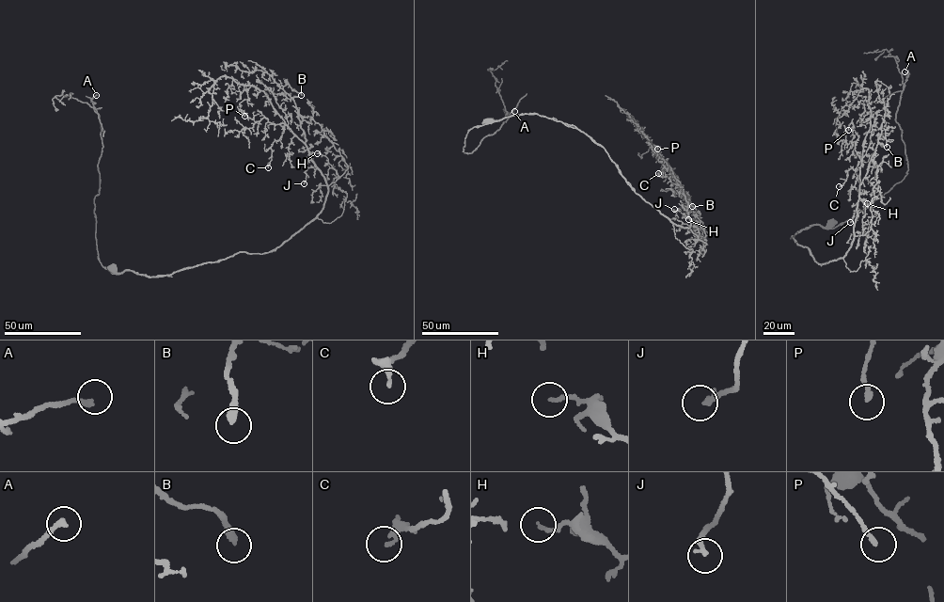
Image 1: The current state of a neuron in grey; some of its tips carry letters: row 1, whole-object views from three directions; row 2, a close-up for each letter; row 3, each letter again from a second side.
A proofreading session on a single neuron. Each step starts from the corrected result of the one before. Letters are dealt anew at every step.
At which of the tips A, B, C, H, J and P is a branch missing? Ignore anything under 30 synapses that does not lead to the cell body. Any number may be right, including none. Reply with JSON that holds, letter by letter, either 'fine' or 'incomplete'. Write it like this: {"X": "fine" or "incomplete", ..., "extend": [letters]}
{"A": "fine", "B": "fine", "C": "fine", "H": "fine", "J": "fine", "P": "fine", "extend": []}

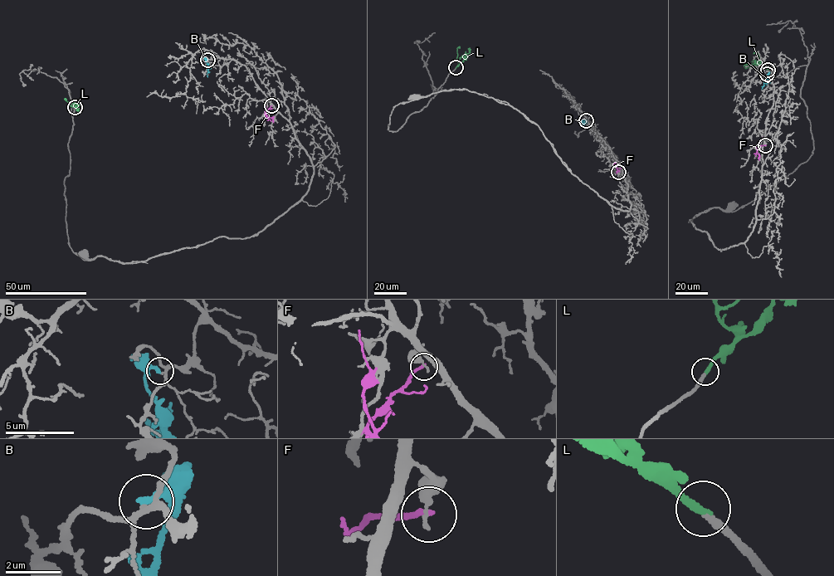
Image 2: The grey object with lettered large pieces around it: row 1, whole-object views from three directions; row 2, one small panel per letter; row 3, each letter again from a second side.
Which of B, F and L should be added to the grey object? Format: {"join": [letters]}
{"join": ["L"]}

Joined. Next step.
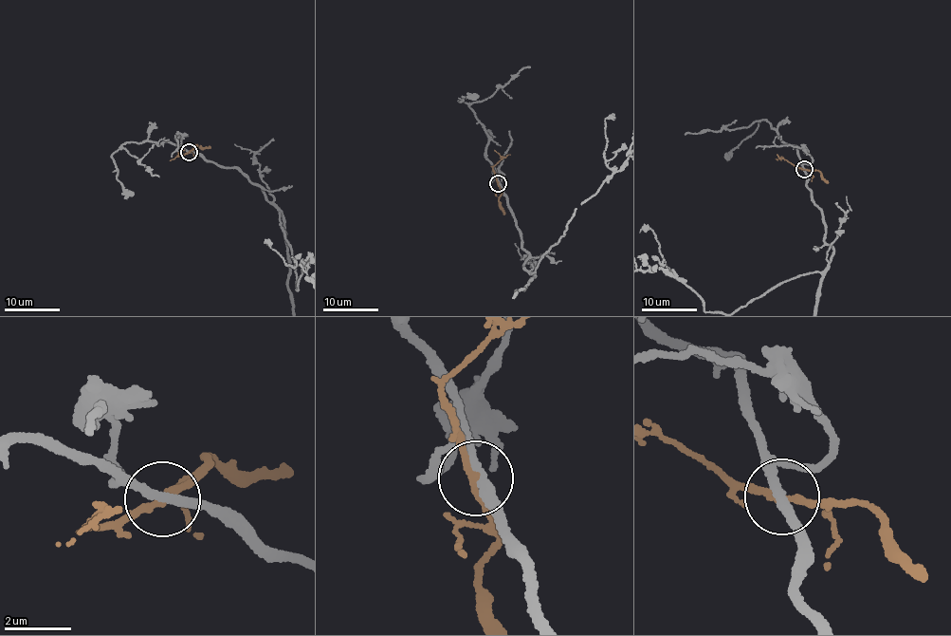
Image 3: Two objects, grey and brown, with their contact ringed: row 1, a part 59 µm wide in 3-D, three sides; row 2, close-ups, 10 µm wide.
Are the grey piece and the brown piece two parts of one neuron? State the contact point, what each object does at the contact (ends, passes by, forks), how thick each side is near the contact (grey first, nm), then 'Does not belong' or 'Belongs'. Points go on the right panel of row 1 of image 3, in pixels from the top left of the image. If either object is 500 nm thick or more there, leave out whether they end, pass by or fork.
Place: (804, 169). At the ring grey passes by. At the ring brown passes by. Thickness 300 nm (grey) against 190 nm. Does not belong

